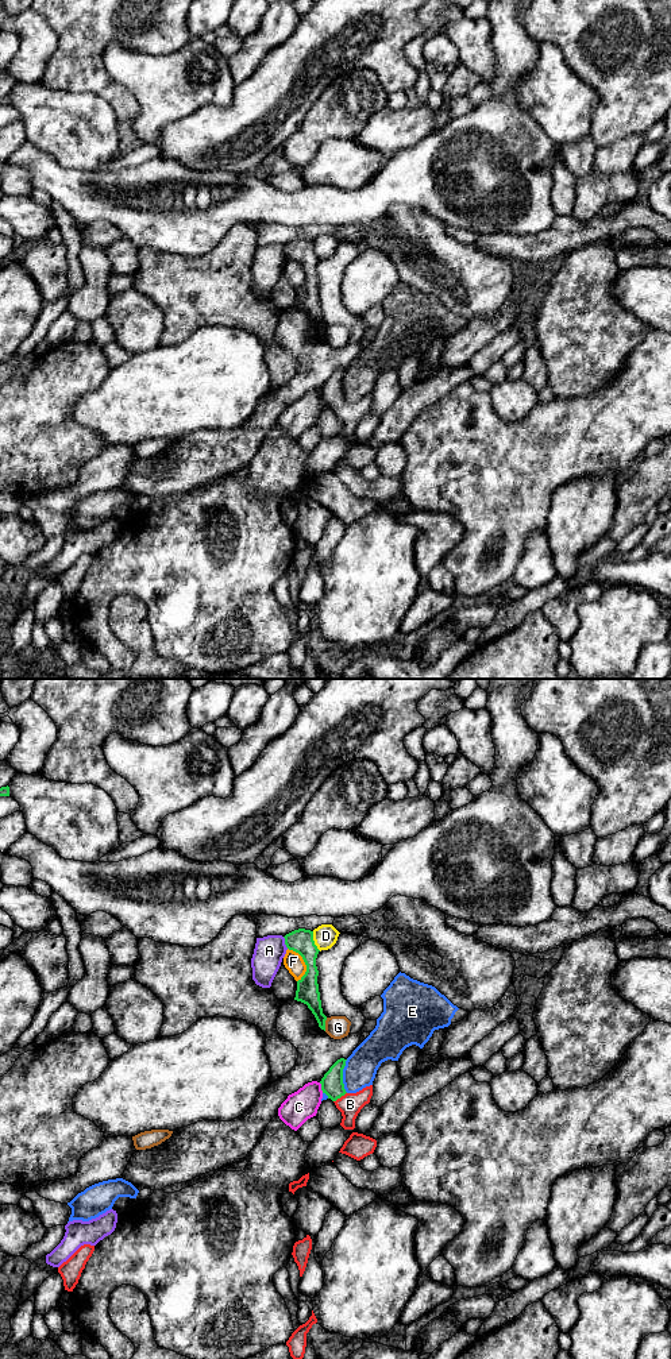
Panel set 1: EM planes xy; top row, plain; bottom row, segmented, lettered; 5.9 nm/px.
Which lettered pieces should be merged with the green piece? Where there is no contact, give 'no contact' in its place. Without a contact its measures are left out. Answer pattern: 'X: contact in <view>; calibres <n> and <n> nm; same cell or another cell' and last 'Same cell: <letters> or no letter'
A: contact in xy; calibres 140 and 180 nm; another cell
B: contact in xy; calibres 130 and 140 nm; same cell
C: contact in xy; calibres 130 and 180 nm; another cell
D: contact in xy; calibres 140 and 140 nm; another cell
E: contact in xy; calibres 130 and 190 nm; another cell
F: contact in xy; calibres 140 and 110 nm; another cell
G: contact in xy; calibres 130 and 140 nm; another cell
Same cell: B

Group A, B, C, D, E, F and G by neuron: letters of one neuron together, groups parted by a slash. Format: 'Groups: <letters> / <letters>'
Groups: A / B / C / D / E / F / G

